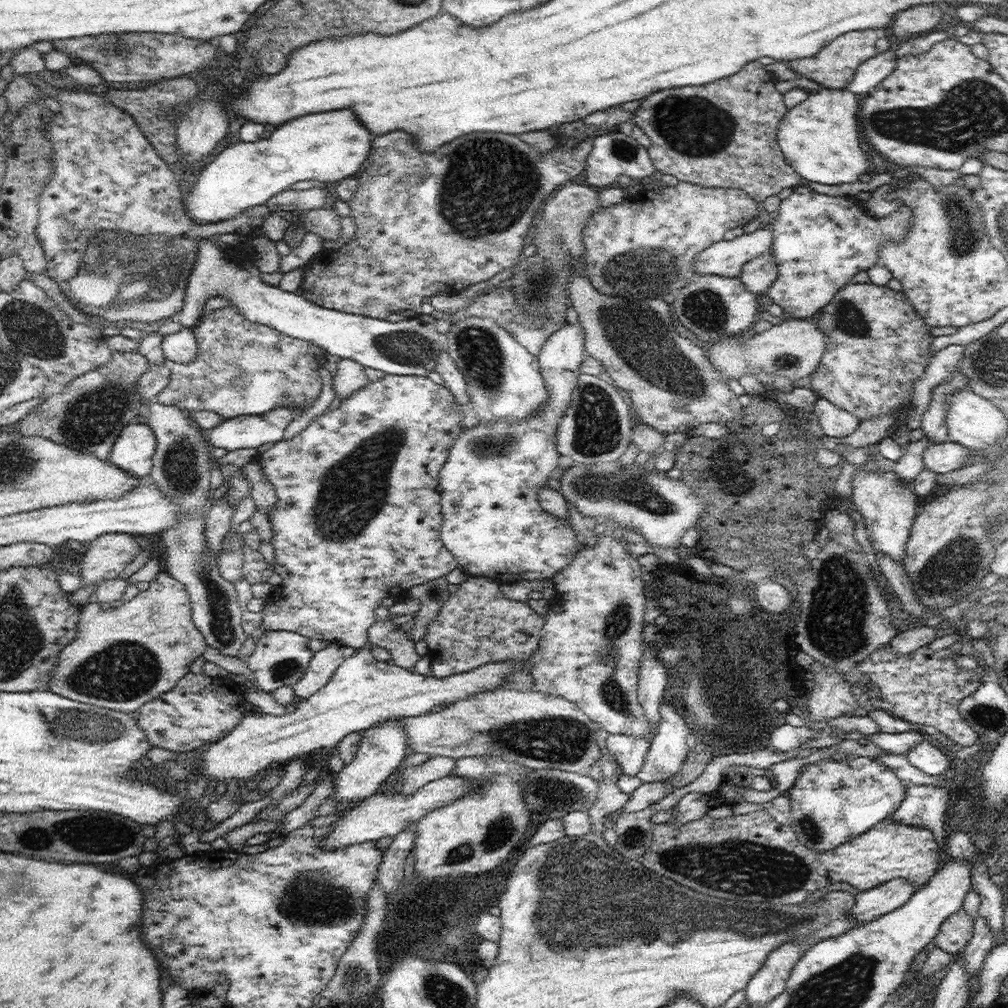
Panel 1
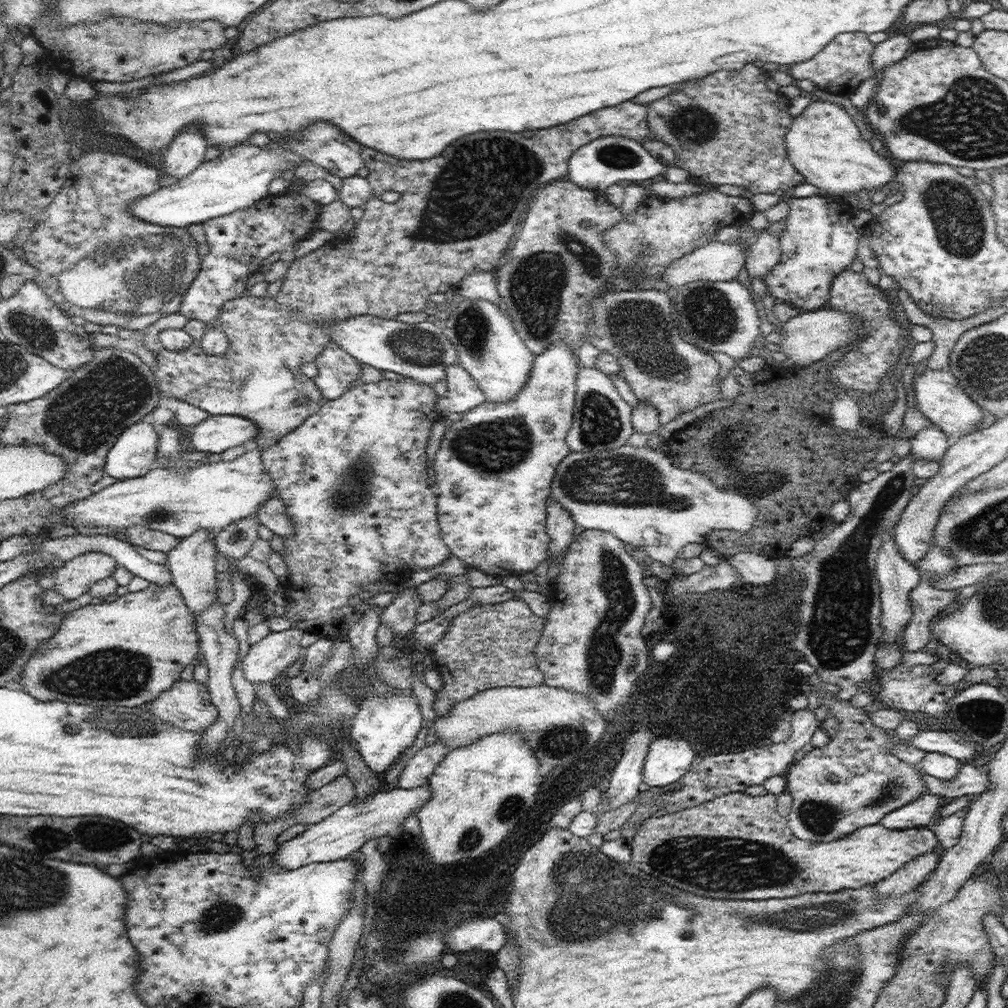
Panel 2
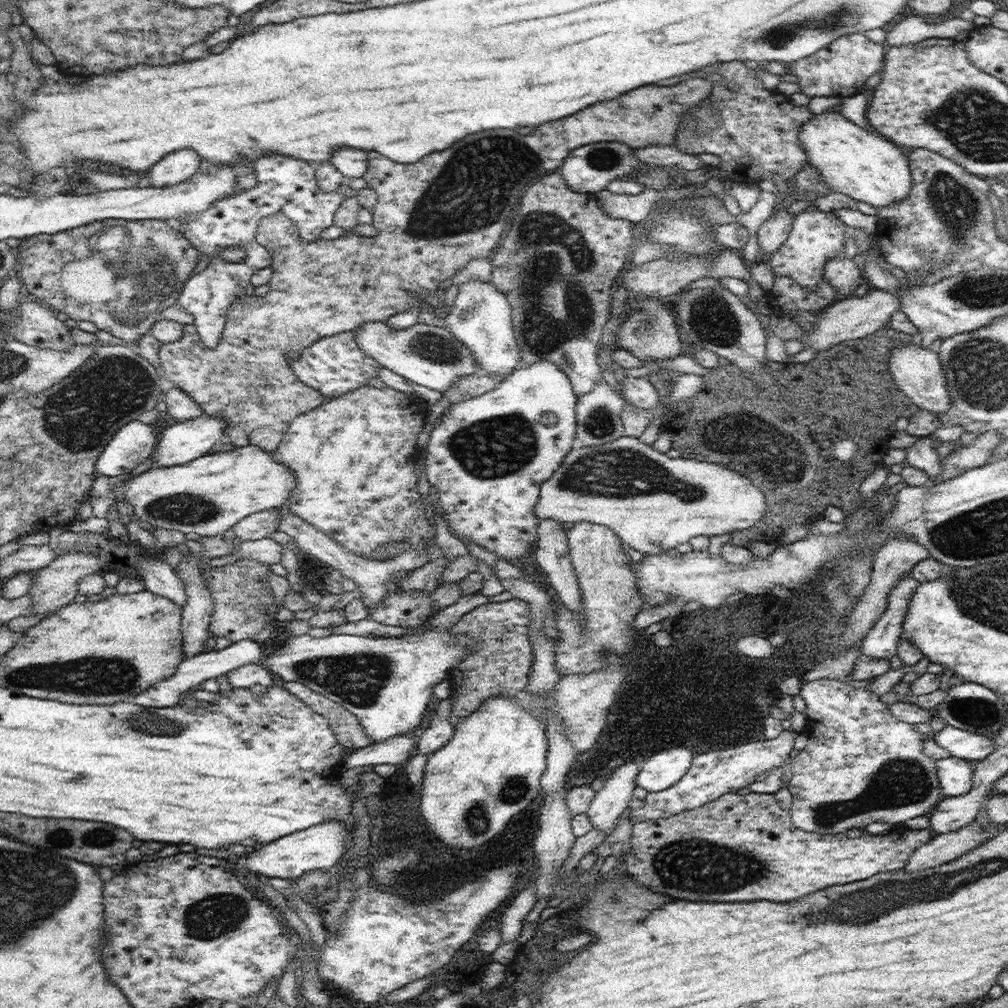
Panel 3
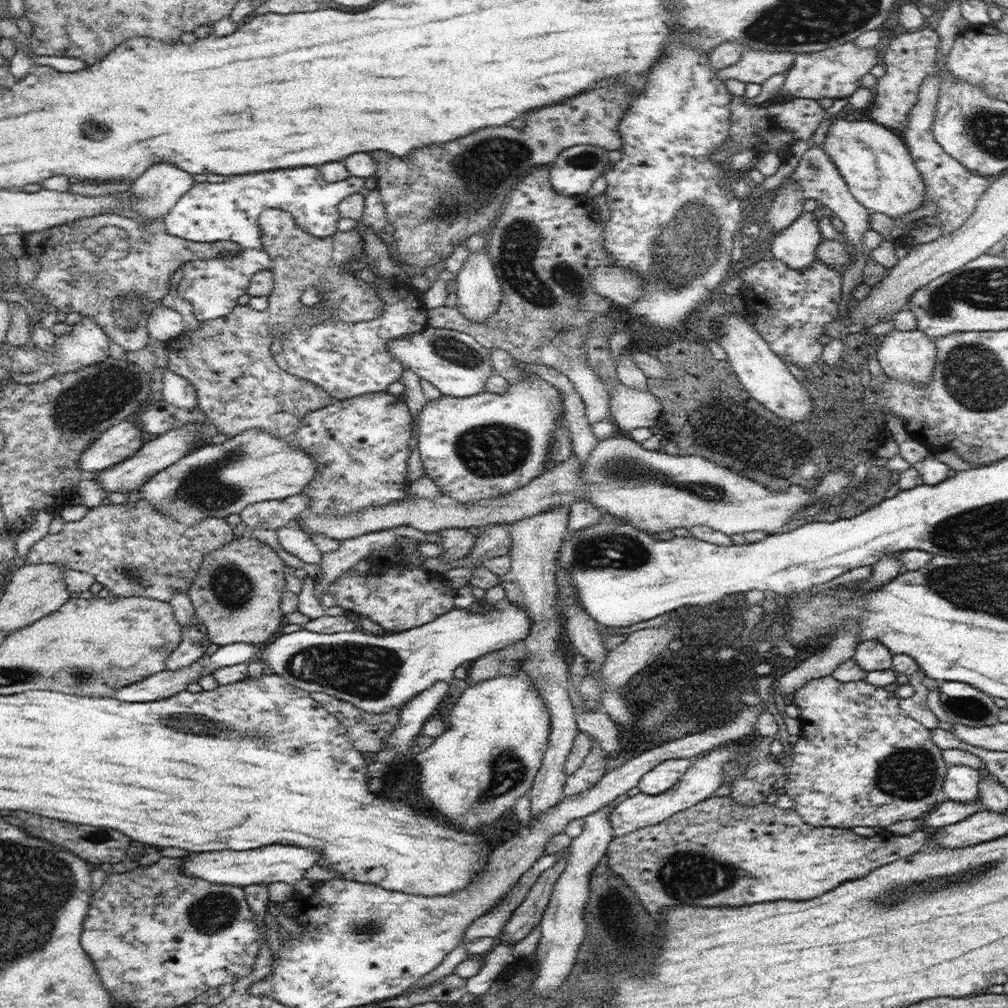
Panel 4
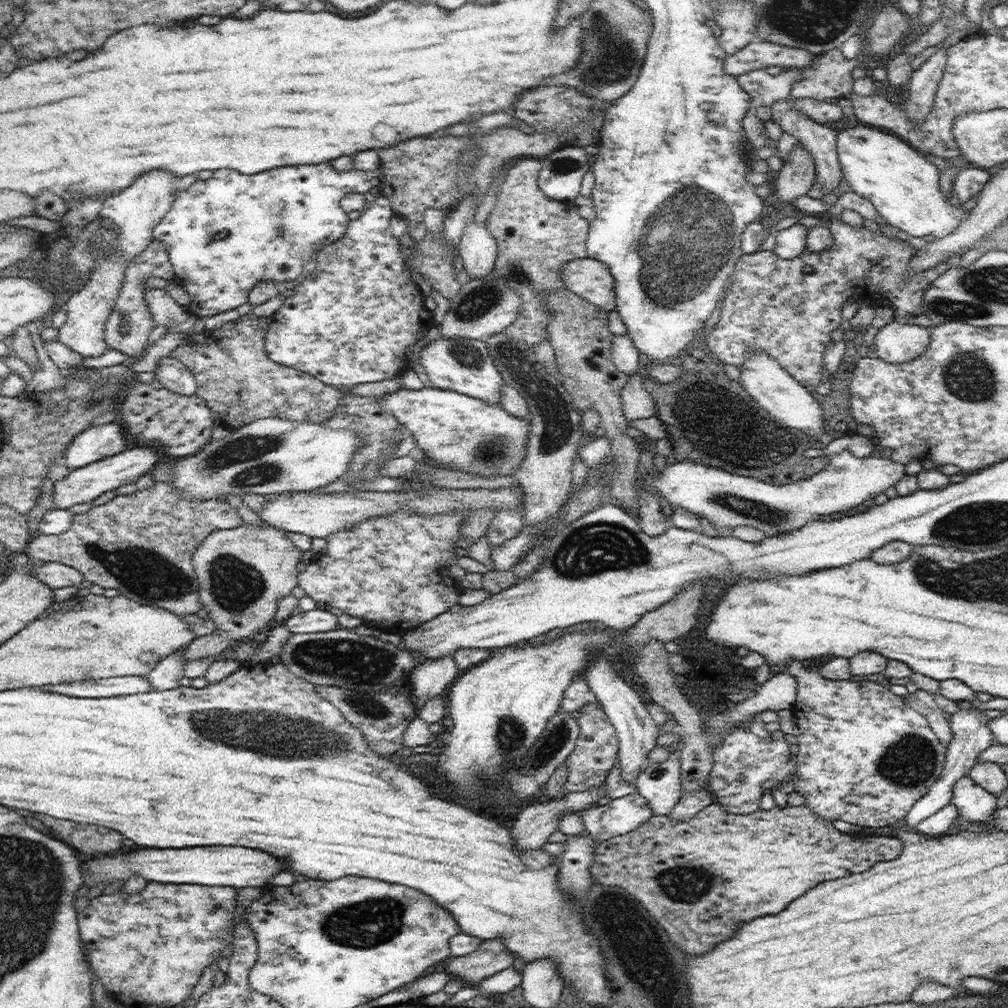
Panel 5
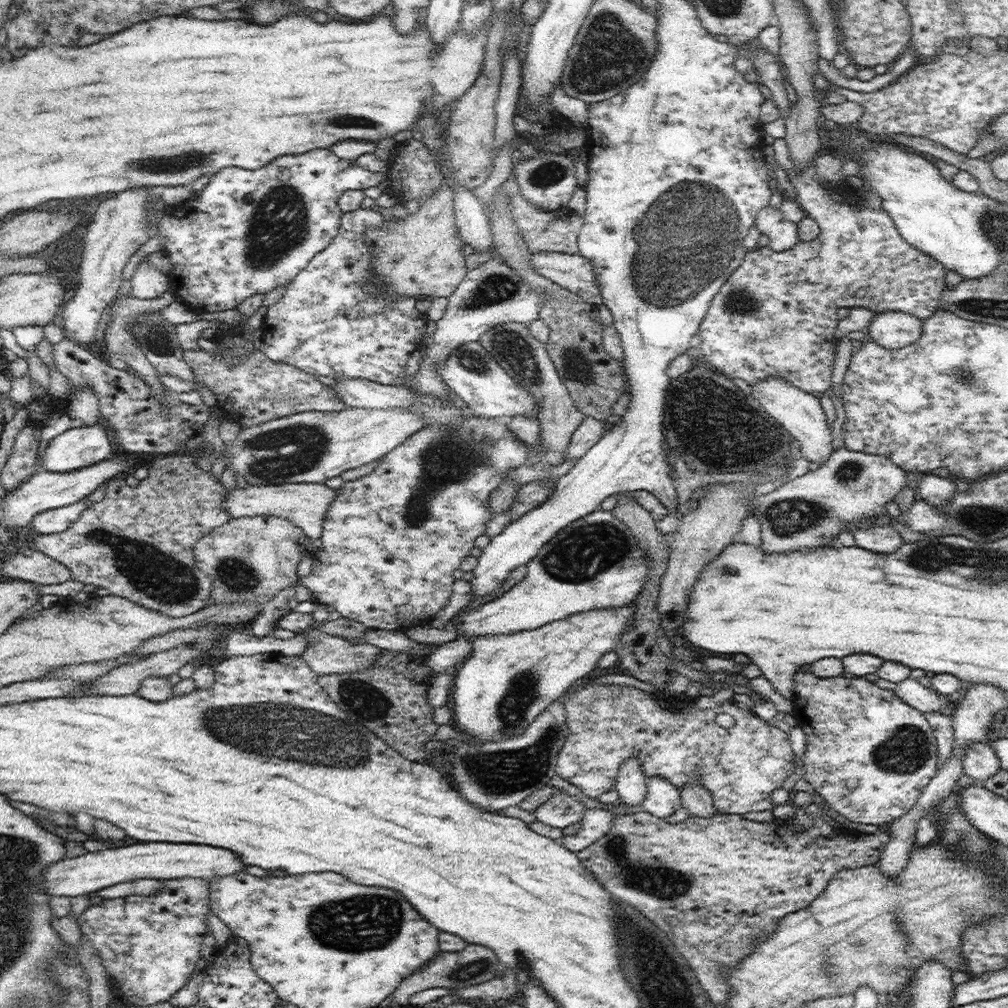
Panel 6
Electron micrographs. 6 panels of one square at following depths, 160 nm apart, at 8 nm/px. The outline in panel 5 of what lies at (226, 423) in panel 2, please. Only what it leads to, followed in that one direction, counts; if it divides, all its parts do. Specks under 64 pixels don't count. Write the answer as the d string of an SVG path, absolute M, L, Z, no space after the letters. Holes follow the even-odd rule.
M154 446L135 447L131 450L107 457L82 468L74 469L61 481L56 481L53 486L53 498L58 509L67 509L74 504L90 503L108 491L113 491L121 486L136 483L143 474L150 473L158 463L158 449Z

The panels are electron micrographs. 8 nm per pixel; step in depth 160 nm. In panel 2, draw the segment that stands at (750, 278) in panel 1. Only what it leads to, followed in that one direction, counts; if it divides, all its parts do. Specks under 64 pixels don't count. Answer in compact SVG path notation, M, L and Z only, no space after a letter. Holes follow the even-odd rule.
M767 229L758 231L751 241L750 254L745 257L745 268L751 277L764 280L764 277L781 260L779 235L772 234Z

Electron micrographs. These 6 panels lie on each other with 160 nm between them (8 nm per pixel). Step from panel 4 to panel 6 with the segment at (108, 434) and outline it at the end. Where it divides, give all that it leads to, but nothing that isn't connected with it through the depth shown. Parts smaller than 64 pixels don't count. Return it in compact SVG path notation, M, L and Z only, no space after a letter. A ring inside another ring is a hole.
M98 423L71 428L50 440L40 466L48 471L67 473L100 464L112 458L111 441Z

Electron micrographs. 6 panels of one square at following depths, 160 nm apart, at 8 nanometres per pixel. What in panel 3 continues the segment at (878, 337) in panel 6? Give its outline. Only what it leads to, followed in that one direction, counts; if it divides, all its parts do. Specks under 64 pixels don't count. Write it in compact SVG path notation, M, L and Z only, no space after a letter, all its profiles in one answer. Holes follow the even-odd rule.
M899 344L899 347L893 348L891 352L889 370L898 388L920 409L935 414L941 414L949 409L951 398L938 353L922 345Z

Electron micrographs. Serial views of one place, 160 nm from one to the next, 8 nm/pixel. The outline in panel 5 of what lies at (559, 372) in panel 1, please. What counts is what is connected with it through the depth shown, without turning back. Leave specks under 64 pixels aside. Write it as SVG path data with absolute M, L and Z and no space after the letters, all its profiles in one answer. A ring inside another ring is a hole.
M424 387L414 391L399 389L380 397L379 401L385 411L392 413L398 422L405 426L407 434L418 441L417 449L422 449L426 453L426 457L438 461L446 469L458 469L479 476L513 474L518 471L526 457L531 422L510 415L501 403L490 404L482 399L473 399L467 394L436 387Z

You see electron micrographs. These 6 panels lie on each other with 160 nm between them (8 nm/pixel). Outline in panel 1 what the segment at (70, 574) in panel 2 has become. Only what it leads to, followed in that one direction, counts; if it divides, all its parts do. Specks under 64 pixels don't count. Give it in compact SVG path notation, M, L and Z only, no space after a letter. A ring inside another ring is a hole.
M106 533L88 544L78 567L81 569L81 587L94 582L116 579L132 560L143 551L130 533Z

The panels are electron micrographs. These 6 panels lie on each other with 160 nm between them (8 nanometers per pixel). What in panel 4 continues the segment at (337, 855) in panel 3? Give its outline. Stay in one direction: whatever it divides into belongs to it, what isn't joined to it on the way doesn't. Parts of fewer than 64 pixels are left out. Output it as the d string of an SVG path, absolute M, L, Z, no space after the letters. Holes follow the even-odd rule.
M262 846L256 850L222 850L222 852L202 852L184 858L185 862L179 866L180 871L196 879L204 879L211 883L227 884L244 888L252 883L286 882L286 884L298 884L306 874L308 868L318 864L318 852L308 848L296 848L296 846Z

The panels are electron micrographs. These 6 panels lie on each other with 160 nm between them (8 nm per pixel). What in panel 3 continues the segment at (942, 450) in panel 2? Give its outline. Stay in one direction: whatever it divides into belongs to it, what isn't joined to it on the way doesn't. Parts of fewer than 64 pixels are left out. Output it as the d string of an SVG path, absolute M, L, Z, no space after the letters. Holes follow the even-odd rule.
M922 437L912 447L907 448L908 465L926 473L930 482L942 472L942 462L936 451L936 443L930 437Z

